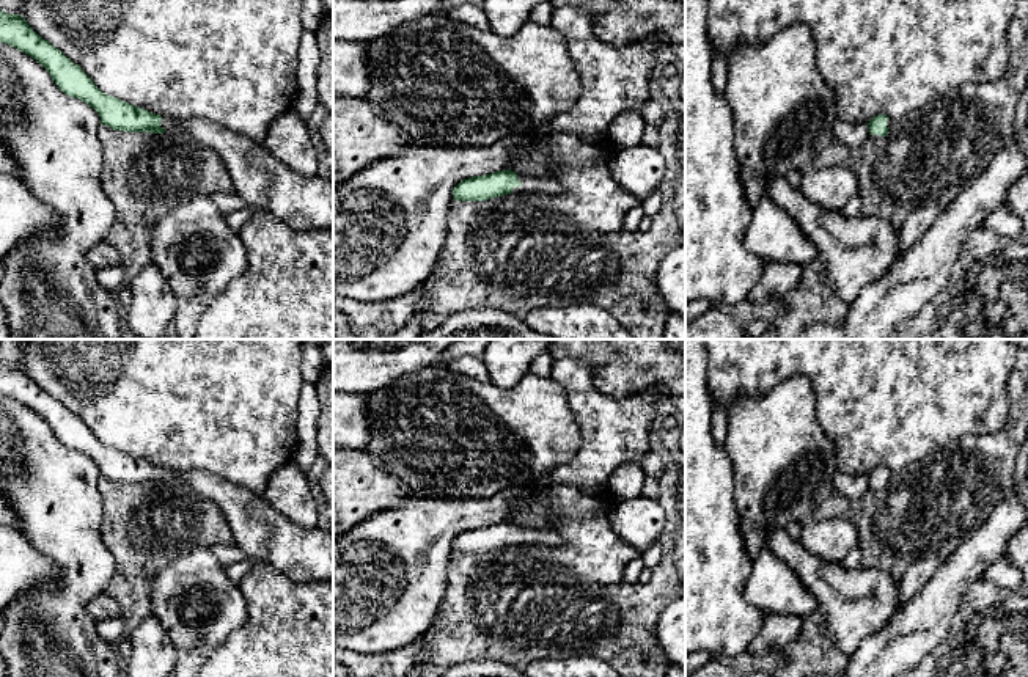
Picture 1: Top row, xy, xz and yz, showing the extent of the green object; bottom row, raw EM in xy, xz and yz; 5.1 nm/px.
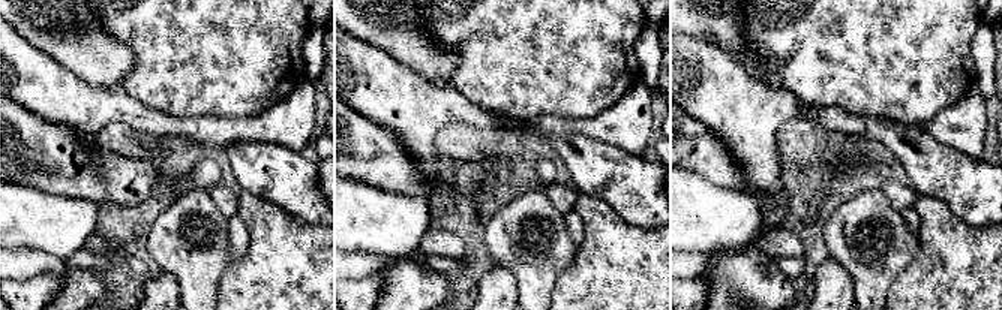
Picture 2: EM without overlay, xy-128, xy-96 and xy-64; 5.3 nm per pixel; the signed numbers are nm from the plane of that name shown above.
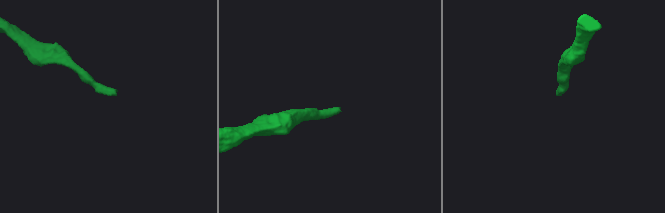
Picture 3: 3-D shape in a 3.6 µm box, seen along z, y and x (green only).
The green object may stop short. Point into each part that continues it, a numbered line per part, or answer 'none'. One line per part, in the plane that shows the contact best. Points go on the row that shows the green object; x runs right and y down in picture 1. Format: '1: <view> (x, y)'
1: xz (544, 186)

